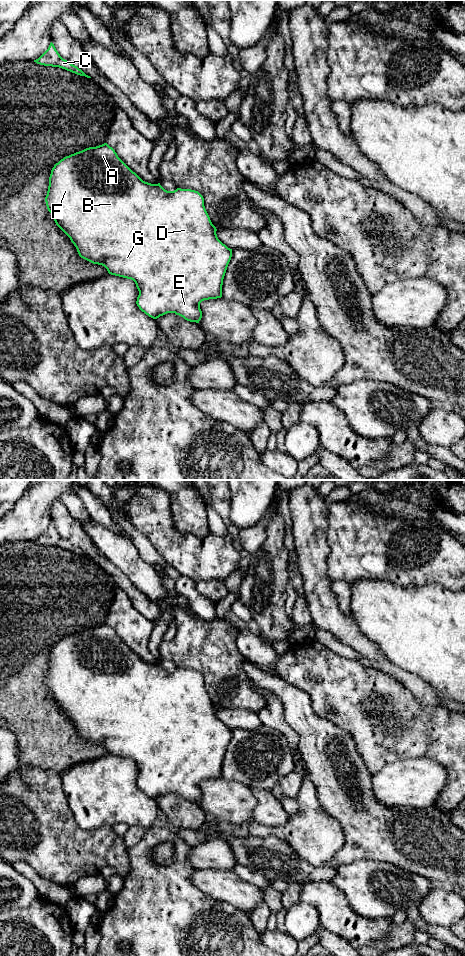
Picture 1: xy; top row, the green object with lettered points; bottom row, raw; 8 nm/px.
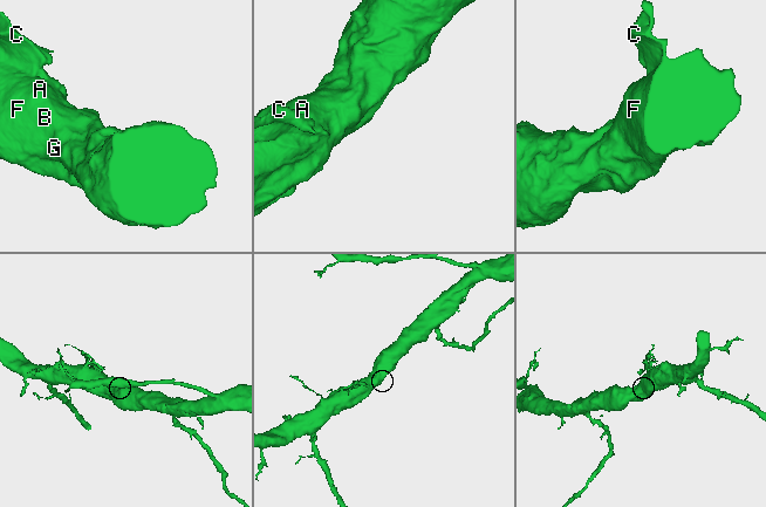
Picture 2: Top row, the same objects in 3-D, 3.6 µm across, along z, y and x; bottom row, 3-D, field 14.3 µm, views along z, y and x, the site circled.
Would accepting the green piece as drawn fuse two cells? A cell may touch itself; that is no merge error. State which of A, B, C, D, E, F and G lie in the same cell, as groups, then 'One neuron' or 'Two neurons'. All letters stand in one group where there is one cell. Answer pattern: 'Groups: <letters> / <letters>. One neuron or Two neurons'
Groups: A B C D E F G. One neuron

